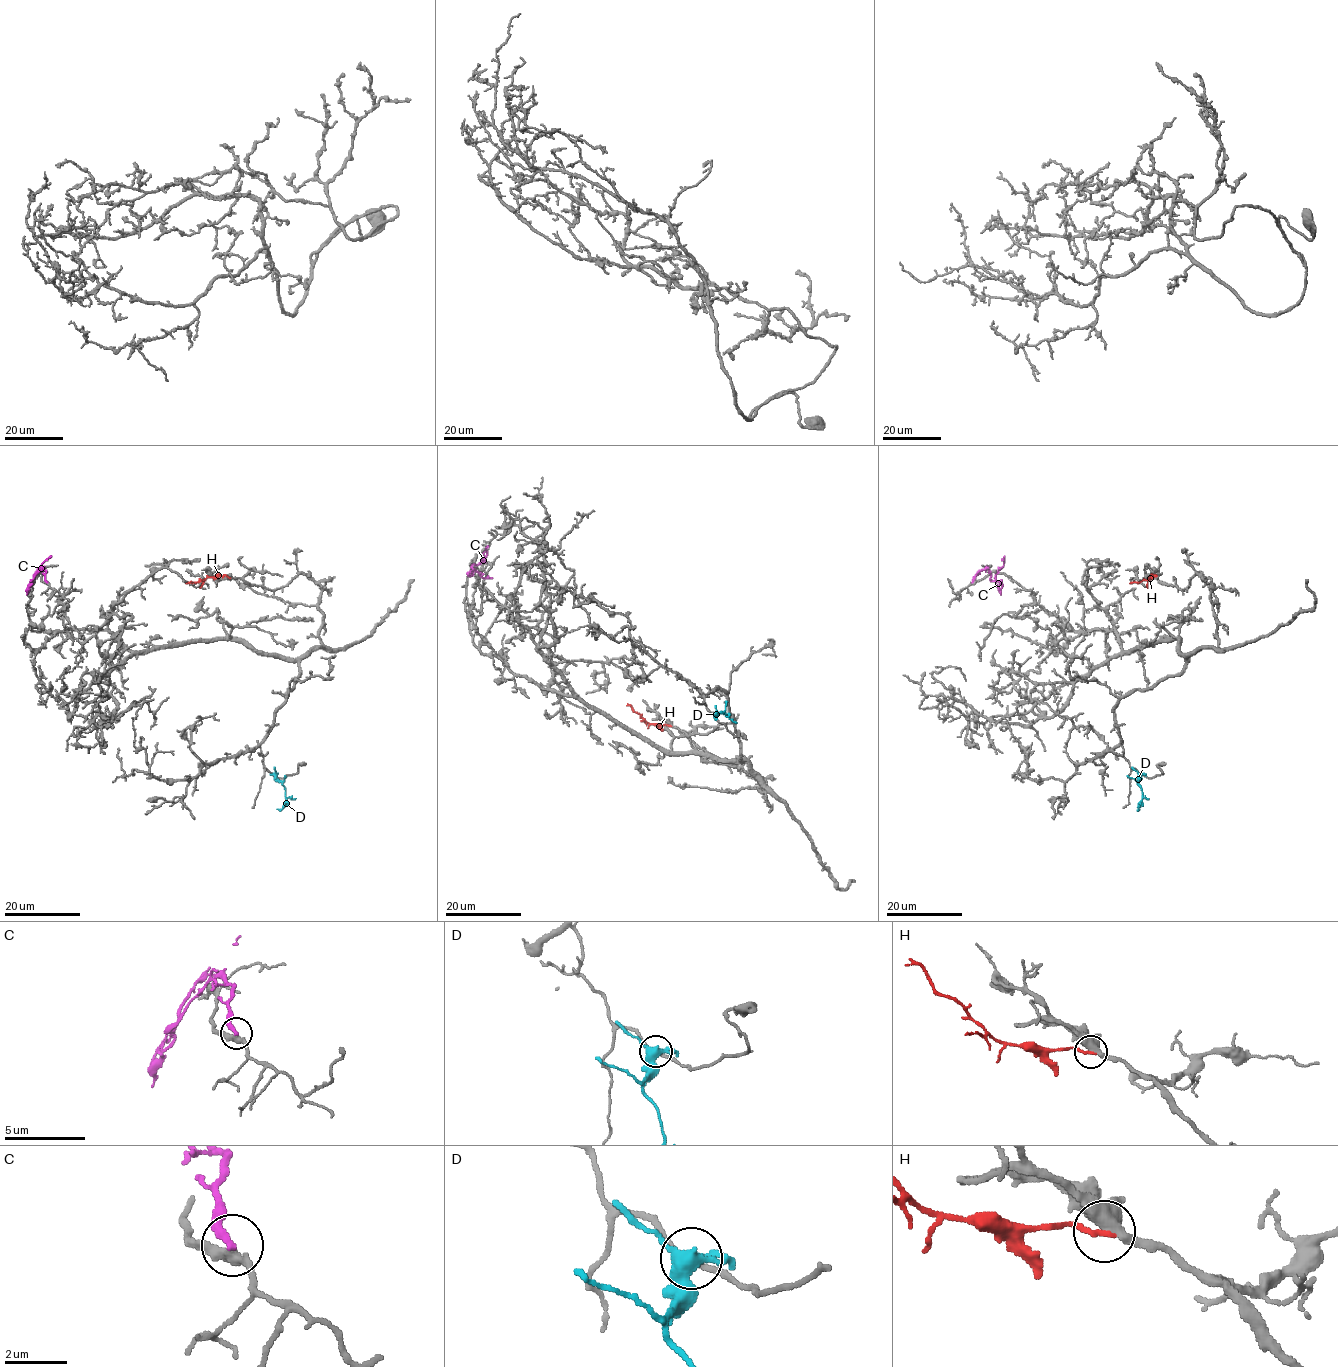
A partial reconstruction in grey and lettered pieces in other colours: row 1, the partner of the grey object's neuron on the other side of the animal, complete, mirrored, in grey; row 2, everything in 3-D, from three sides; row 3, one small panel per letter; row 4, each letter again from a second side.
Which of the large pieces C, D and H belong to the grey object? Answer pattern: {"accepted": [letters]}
{"accepted": []}

